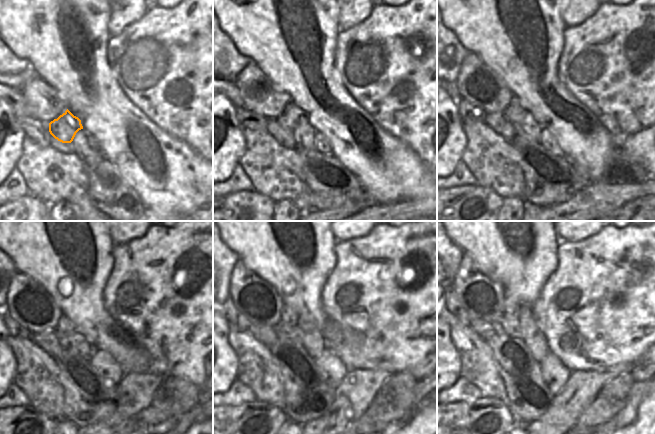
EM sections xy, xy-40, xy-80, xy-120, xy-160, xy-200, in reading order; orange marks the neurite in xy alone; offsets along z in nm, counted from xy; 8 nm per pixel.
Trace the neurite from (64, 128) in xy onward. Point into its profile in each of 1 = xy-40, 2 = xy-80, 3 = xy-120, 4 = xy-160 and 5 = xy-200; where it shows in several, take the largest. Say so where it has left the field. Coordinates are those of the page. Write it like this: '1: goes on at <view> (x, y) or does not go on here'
1: goes on at xy-40 (289, 117)
2: goes on at xy-80 (514, 113)
3: goes on at xy-120 (66, 332)
4: goes on at xy-160 (288, 316)
5: goes on at xy-200 (511, 309)

